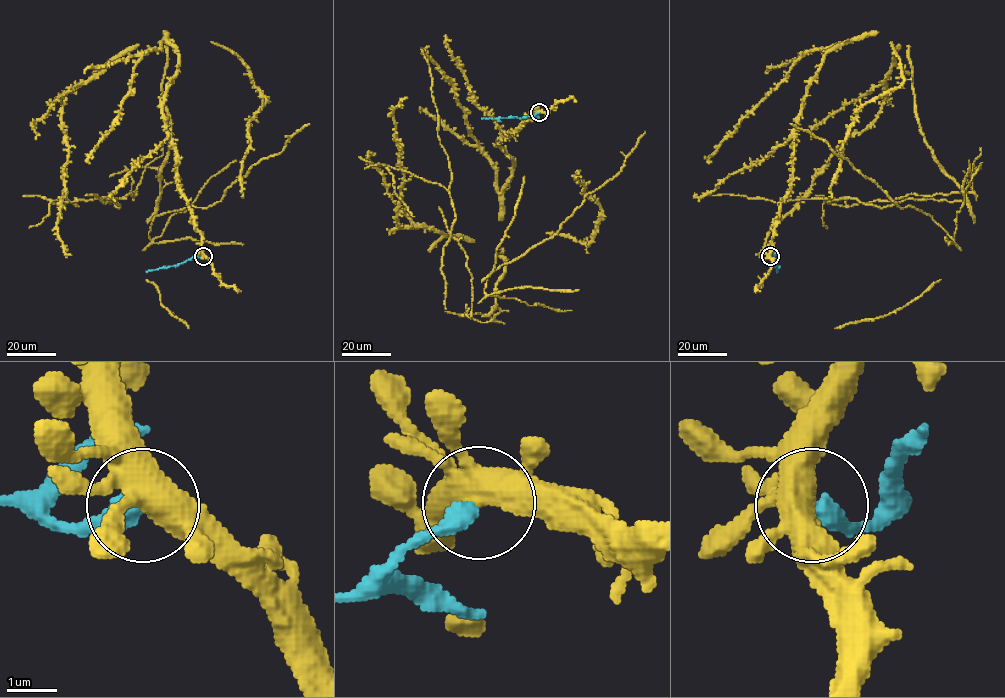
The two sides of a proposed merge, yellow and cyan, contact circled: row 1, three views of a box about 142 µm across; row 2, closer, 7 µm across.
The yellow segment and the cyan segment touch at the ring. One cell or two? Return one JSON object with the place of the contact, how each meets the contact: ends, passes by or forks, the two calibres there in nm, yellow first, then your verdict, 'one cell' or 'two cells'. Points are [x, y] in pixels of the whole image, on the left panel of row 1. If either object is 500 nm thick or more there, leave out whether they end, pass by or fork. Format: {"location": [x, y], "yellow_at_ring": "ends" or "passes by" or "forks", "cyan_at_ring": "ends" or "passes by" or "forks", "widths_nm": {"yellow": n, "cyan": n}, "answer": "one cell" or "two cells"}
{"location": [203, 256], "yellow_at_ring": "forks", "cyan_at_ring": "ends", "widths_nm": {"yellow": 460, "cyan": 400}, "answer": "two cells"}

